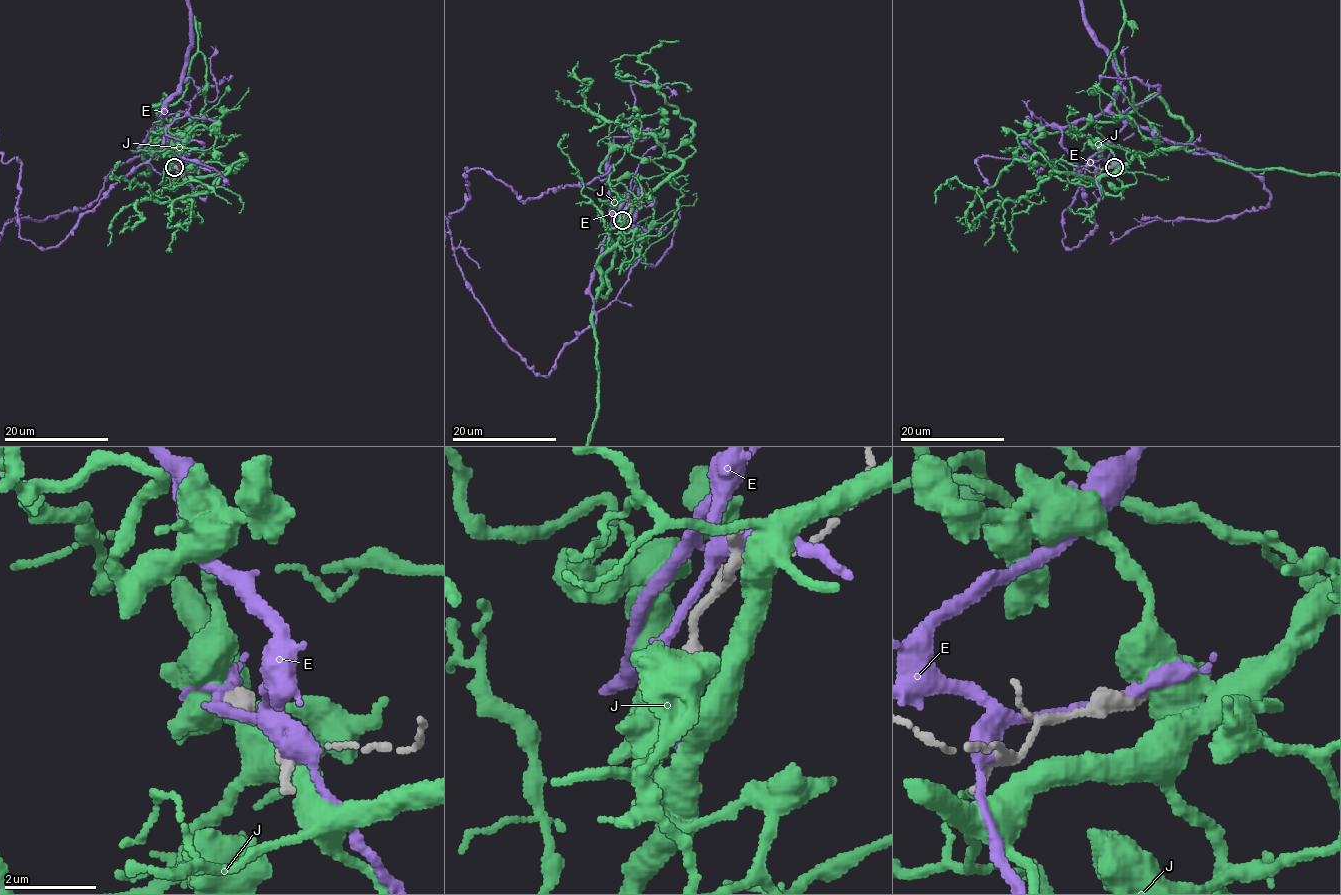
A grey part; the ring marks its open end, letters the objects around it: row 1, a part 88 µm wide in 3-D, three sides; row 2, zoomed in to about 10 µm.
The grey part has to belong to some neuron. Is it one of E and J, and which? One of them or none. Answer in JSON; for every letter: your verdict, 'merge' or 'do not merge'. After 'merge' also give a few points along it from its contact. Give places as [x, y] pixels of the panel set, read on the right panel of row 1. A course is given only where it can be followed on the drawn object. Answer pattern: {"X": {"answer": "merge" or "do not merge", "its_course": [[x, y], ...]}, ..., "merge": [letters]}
{"E": {"answer": "do not merge"}, "J": {"answer": "do not merge"}, "merge": []}

